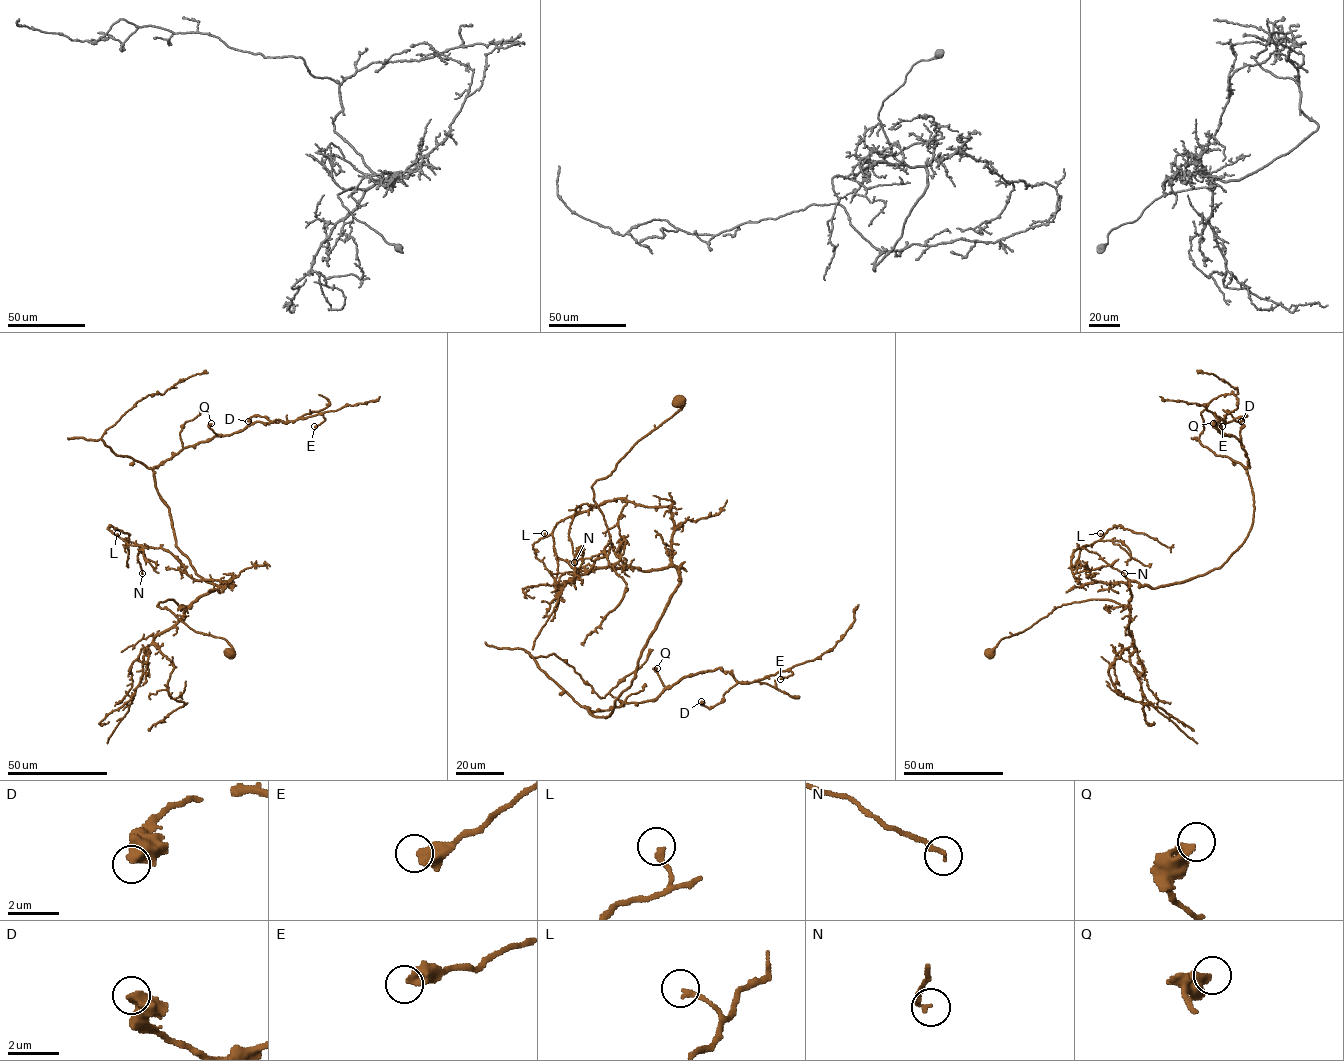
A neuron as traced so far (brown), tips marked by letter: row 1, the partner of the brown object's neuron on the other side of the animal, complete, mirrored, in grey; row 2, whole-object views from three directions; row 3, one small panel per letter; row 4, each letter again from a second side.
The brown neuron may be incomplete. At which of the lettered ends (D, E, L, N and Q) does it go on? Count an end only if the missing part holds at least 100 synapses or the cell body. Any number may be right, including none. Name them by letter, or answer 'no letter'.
no letter

